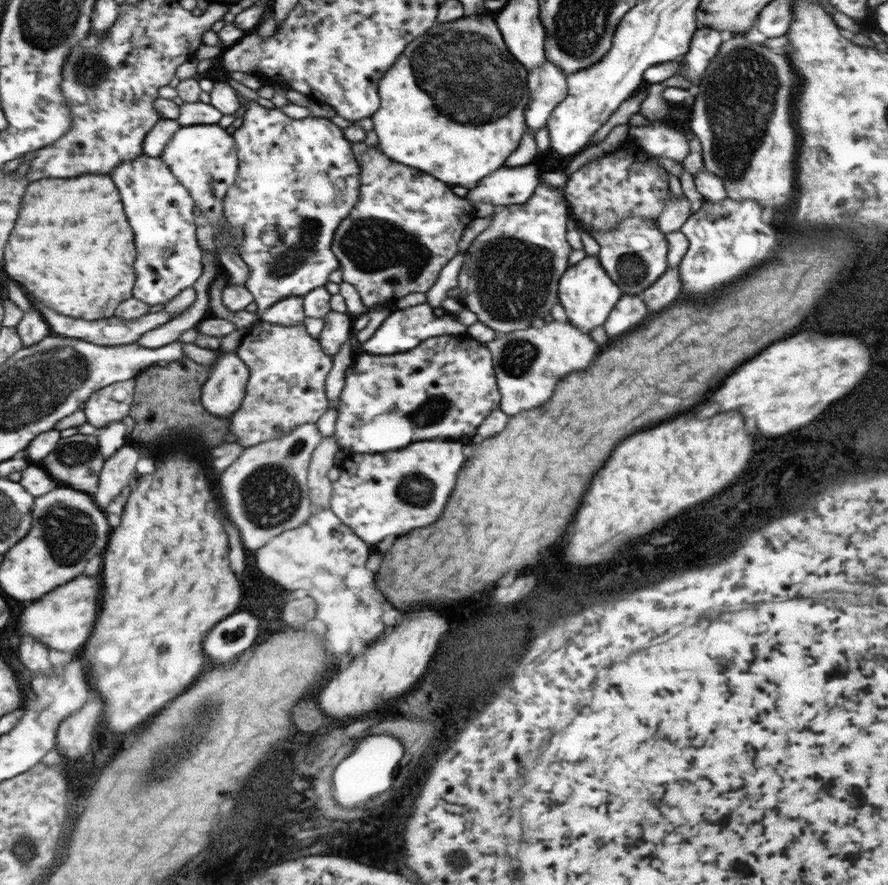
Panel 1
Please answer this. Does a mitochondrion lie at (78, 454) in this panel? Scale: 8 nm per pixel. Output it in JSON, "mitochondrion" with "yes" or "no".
{"mitochondrion":"yes"}

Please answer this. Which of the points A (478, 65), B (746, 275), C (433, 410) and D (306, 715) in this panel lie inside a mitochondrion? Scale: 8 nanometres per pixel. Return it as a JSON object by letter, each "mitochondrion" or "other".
{"A":"mitochondrion","B":"other","C":"mitochondrion","D":"mitochondrion"}

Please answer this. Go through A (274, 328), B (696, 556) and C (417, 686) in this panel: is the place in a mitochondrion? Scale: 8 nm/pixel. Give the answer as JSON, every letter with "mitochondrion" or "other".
{"A":"other","B":"other","C":"other"}

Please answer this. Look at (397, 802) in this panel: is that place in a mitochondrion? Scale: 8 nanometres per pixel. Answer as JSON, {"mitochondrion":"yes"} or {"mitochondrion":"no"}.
{"mitochondrion":"no"}

